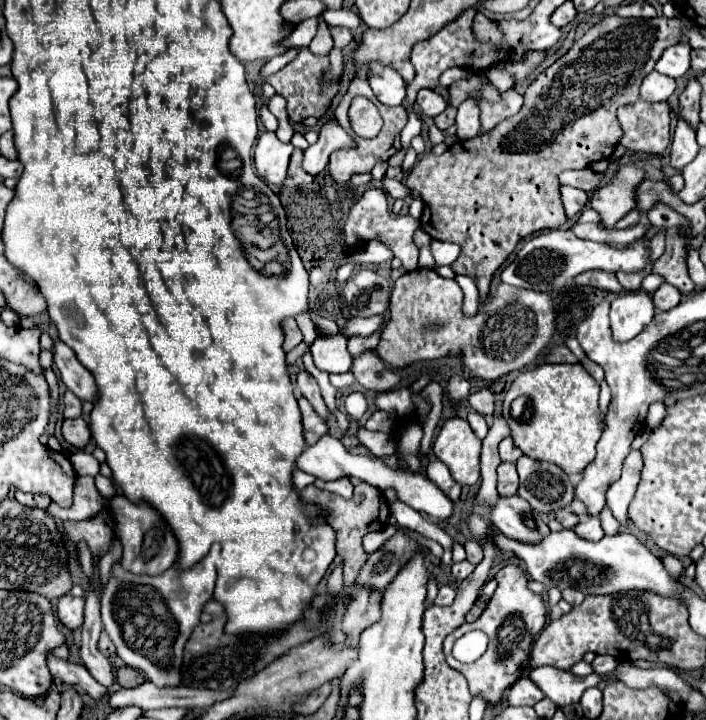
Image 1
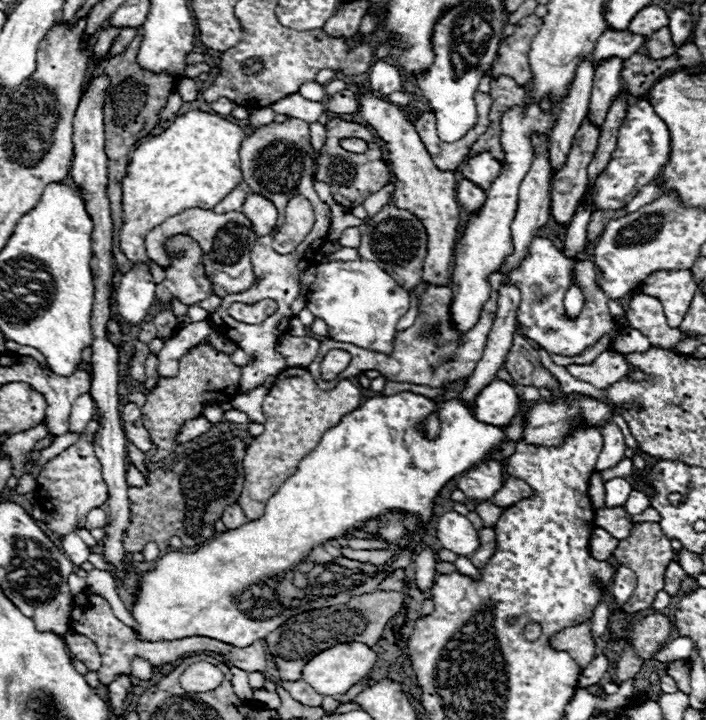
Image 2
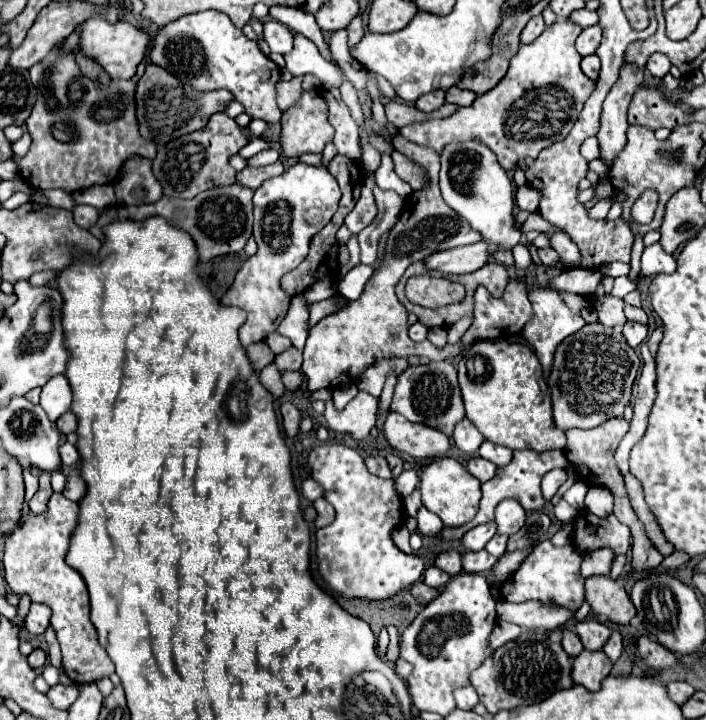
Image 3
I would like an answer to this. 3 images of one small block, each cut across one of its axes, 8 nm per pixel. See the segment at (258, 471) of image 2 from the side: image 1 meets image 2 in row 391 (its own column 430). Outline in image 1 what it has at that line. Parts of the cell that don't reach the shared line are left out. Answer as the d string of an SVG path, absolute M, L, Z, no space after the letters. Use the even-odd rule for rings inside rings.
M416 268L414 272L402 274L392 288L390 296L390 318L382 330L380 344L378 344L378 354L392 364L394 368L402 368L414 360L435 360L442 356L460 356L464 358L464 364L480 378L484 380L498 380L508 372L522 370L524 366L532 364L550 344L554 336L554 302L546 292L536 292L536 290L524 290L524 288L514 288L508 284L500 284L496 290L496 296L492 302L486 302L480 306L478 314L472 318L466 318L462 314L462 290L456 280L446 280L438 276L432 268ZM436 322L440 324L438 330L432 330L430 324ZM422 328L426 330L422 332Z

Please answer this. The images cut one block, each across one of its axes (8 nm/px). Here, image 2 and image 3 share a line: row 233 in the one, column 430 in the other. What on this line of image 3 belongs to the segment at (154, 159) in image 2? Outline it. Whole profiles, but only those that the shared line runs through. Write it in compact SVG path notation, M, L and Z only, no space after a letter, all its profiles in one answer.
M570 20L554 22L532 44L520 46L518 54L510 60L506 76L492 90L478 96L474 104L458 108L444 120L408 124L400 128L398 134L402 134L408 142L432 148L438 154L442 154L446 144L478 138L498 156L504 170L514 170L522 158L534 158L542 148L562 140L596 88L596 82L580 70L582 56L574 48L574 40L580 32L582 28Z

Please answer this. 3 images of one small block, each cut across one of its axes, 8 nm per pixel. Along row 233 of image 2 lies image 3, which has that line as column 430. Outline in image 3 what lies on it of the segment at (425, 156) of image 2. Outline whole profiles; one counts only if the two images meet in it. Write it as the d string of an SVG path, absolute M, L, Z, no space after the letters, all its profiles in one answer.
M398 412L388 414L382 436L390 448L414 458L444 456L450 448L450 438L444 432L438 432L426 424L410 422Z

